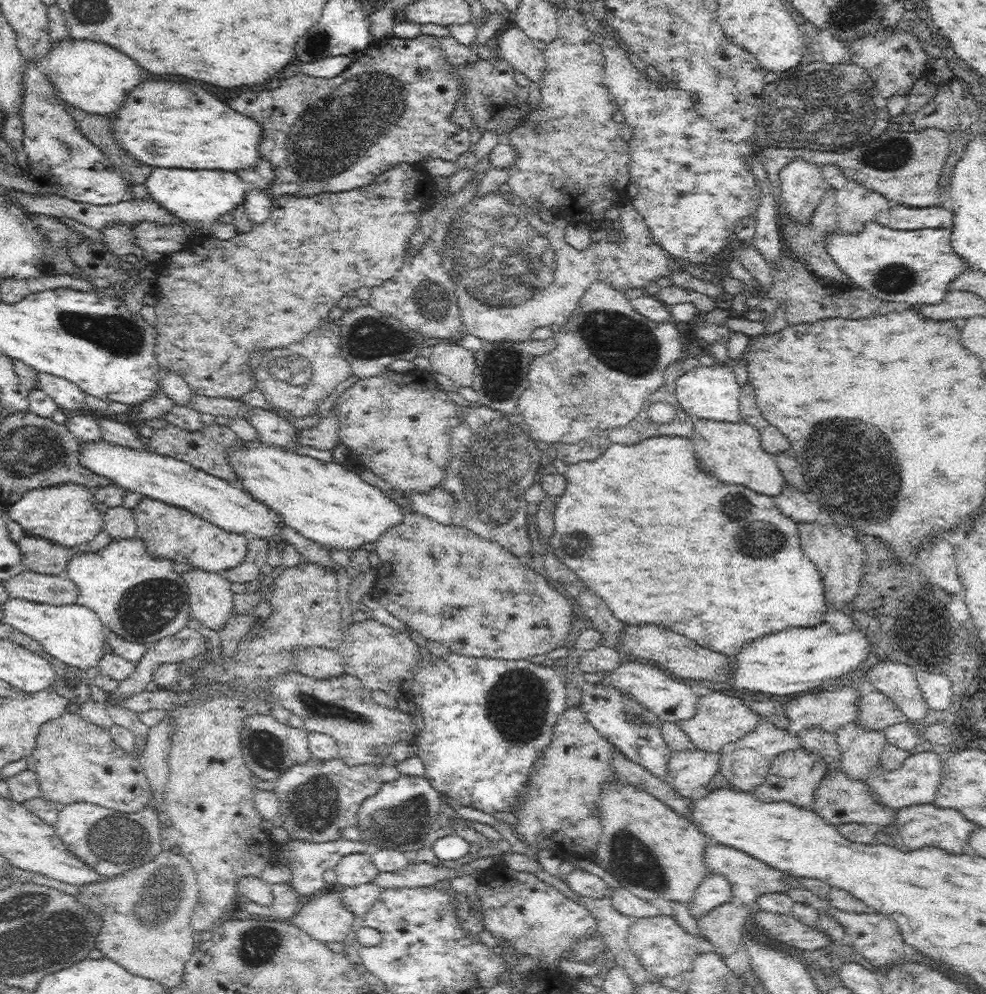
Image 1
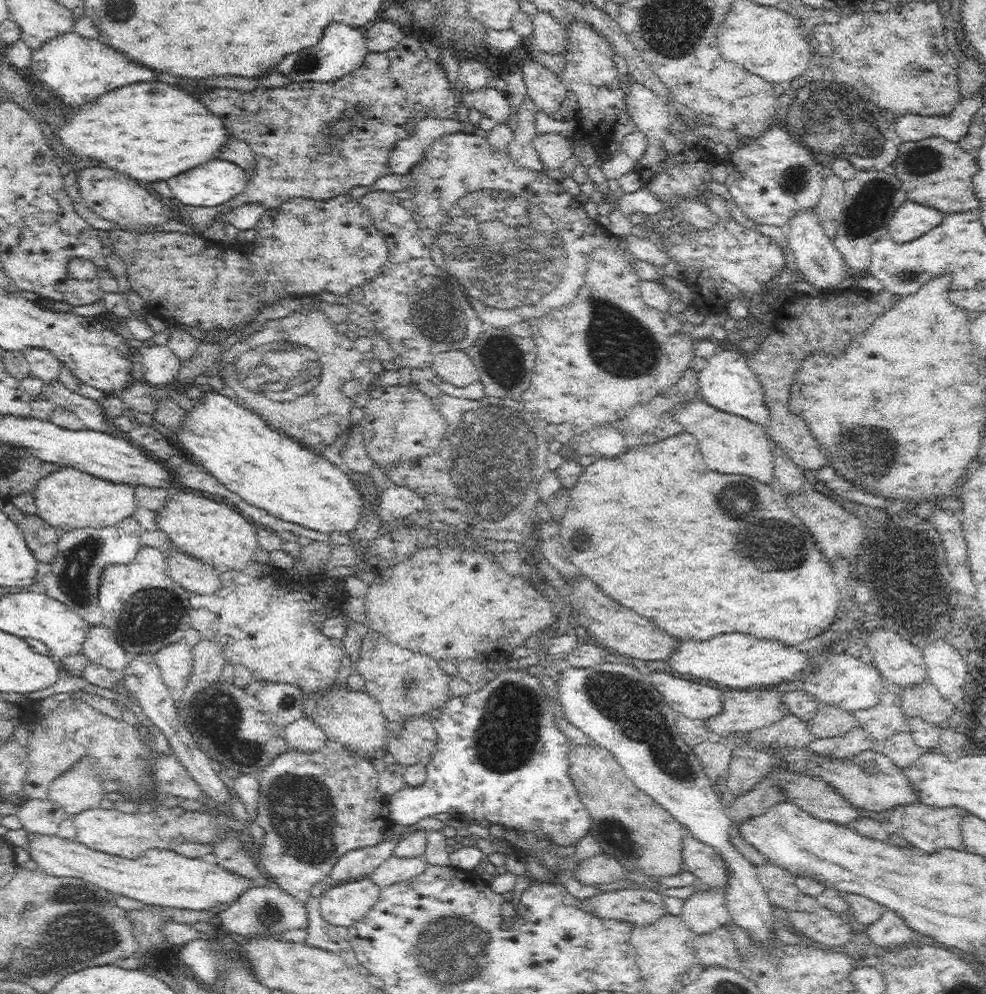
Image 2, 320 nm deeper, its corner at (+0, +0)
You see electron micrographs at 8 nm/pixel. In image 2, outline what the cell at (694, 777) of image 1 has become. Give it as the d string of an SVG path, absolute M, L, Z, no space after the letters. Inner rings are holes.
M706 740L694 746L693 752L698 756L708 777L712 780L726 777L732 757L730 748L726 748L722 743Z

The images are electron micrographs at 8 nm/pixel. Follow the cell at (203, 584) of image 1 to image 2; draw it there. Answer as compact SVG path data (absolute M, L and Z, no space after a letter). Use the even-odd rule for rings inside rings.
M180 550L170 551L167 555L166 563L168 577L172 578L176 584L179 584L179 586L191 594L209 595L216 592L217 588L220 588L220 570L214 565L203 563L198 558L188 553L182 553Z

